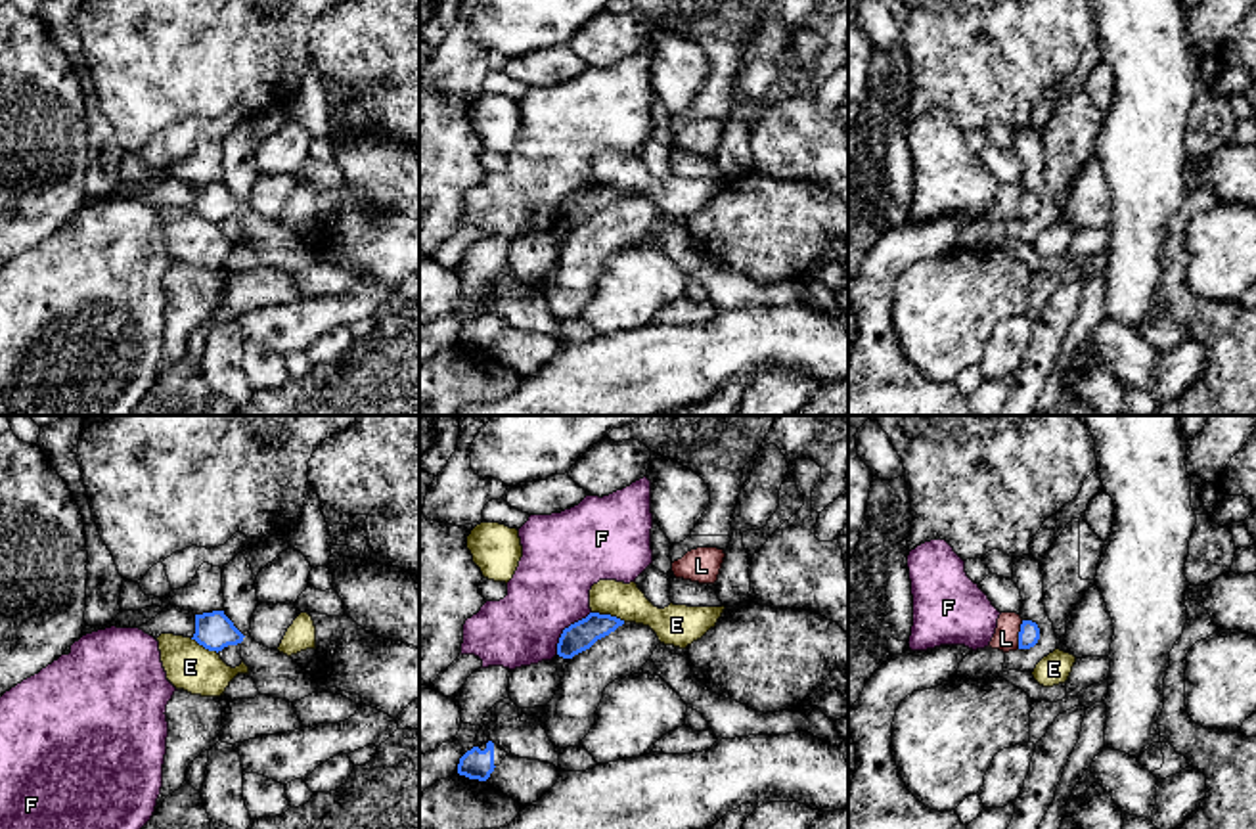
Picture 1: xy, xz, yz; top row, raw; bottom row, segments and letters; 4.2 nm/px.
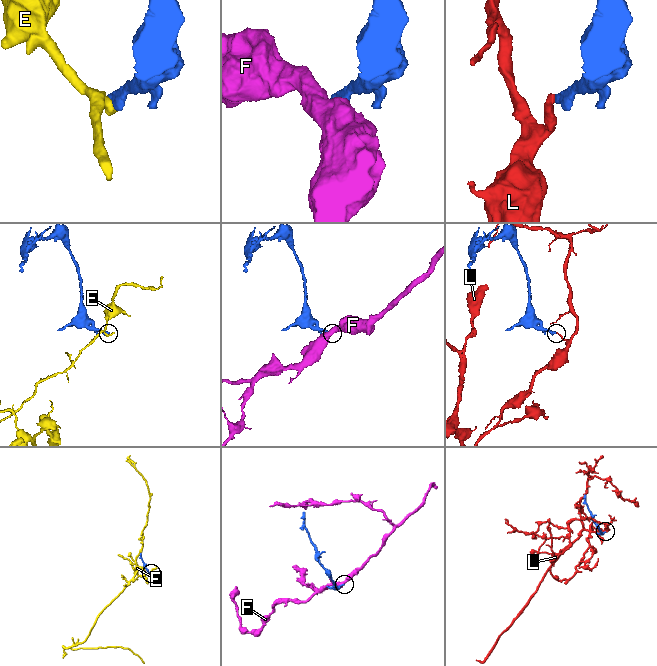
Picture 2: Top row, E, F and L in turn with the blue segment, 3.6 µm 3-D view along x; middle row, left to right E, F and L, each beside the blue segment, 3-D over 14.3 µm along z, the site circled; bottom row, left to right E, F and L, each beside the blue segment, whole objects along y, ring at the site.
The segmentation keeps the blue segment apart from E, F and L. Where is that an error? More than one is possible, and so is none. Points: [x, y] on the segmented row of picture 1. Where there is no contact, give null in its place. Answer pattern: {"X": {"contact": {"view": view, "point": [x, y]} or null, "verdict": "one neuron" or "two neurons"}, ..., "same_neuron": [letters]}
{"E": {"contact": {"view": "xz", "point": [609, 615]}, "verdict": "two neurons"}, "F": {"contact": {"view": "xz", "point": [565, 628]}, "verdict": "two neurons"}, "L": {"contact": {"view": "yz", "point": [1019, 634]}, "verdict": "two neurons"}, "same_neuron": []}

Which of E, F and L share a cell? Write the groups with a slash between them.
E / F / L

